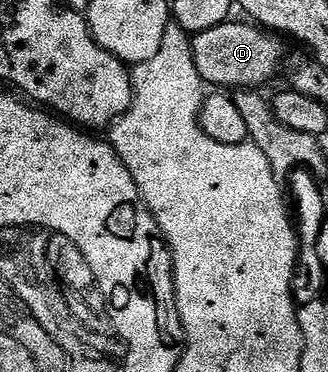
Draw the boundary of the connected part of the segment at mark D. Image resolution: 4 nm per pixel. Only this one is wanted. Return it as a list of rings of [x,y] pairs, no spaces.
[[[228,21],[196,34],[191,40],[193,61],[204,84],[215,89],[263,89],[283,59],[283,47],[274,34],[250,22]]]

